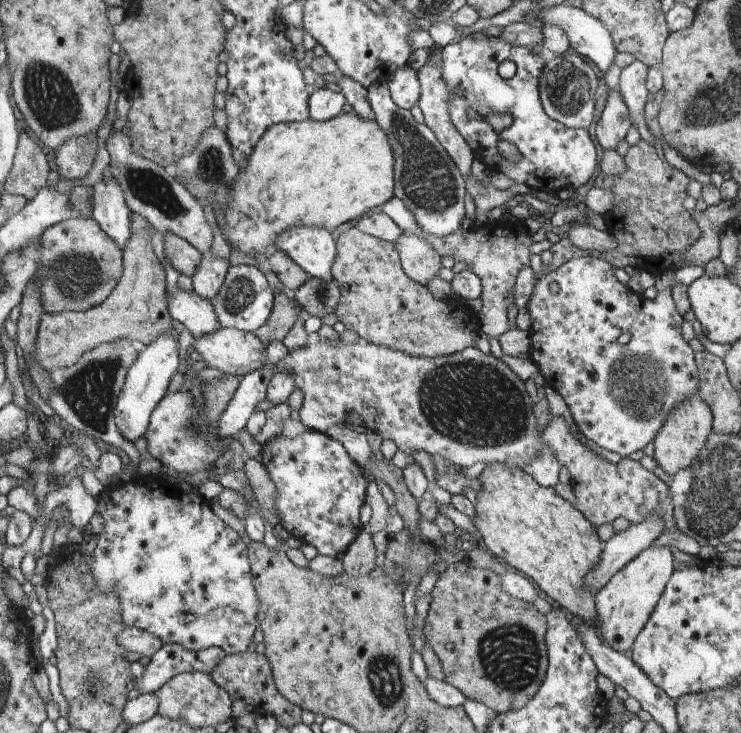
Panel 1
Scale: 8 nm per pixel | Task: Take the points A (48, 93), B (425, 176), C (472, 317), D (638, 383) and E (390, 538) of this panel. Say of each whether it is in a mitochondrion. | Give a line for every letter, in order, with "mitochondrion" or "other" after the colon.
A: mitochondrion
B: mitochondrion
C: other
D: mitochondrion
E: other

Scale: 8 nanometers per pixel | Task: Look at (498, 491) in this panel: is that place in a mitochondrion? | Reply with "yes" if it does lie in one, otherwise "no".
no

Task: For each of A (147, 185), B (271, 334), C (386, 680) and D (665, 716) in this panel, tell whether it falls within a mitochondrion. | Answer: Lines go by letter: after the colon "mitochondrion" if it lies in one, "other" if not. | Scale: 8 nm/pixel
A: mitochondrion
B: other
C: mitochondrion
D: other

